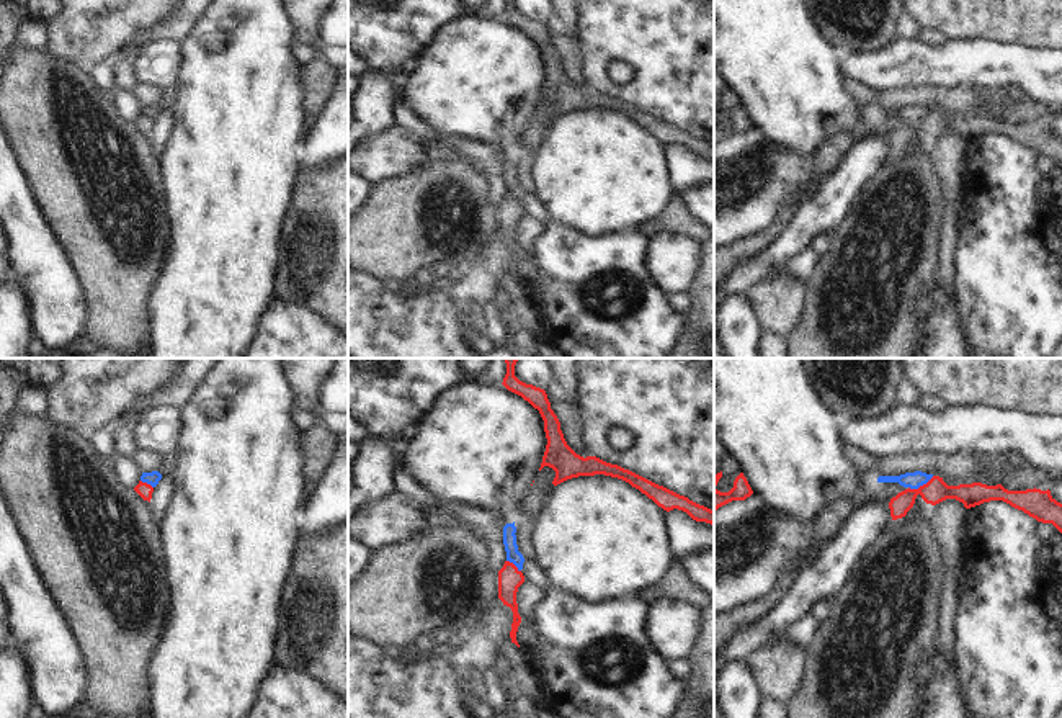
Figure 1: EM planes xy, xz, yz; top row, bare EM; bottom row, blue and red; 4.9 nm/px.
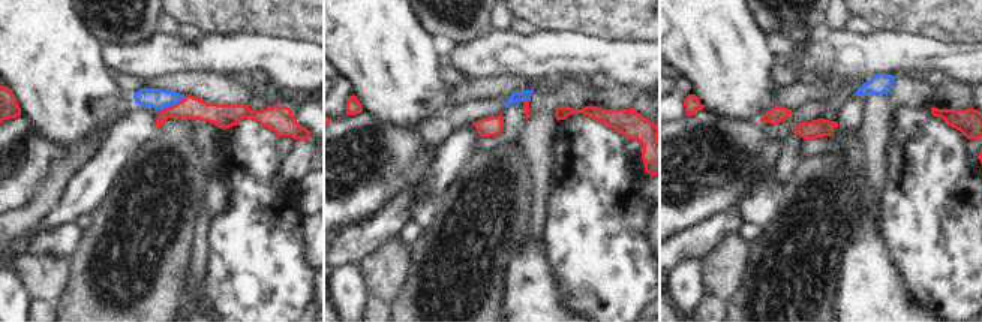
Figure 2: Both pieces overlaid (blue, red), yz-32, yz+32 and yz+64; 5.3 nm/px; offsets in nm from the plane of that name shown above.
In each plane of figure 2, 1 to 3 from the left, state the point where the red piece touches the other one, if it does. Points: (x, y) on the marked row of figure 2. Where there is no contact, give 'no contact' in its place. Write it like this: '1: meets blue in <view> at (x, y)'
1: meets blue in yz-32 at (173, 104)
2: meets blue in yz+32 at (525, 101)
3: no contact

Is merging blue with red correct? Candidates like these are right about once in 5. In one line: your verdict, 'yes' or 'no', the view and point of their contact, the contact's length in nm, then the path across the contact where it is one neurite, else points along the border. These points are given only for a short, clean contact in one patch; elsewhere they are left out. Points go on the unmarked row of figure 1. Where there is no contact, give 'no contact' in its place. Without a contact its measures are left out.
no | yz (920, 118) | 140 nm | along yz (933, 110), (917, 121), (909, 121)

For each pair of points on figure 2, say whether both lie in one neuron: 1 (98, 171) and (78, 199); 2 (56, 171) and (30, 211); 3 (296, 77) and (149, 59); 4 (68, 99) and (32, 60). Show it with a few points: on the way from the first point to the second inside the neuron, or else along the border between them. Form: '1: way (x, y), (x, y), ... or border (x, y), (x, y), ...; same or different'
1: way (95, 178), (84, 192); same
2: way (56, 181), (41, 201); same
3: way (260, 56), (185, 57); same
4: way (62, 90), (41, 69); same

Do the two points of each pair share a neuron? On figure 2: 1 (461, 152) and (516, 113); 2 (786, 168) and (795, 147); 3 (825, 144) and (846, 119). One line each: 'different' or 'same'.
1: different
2: same
3: same

